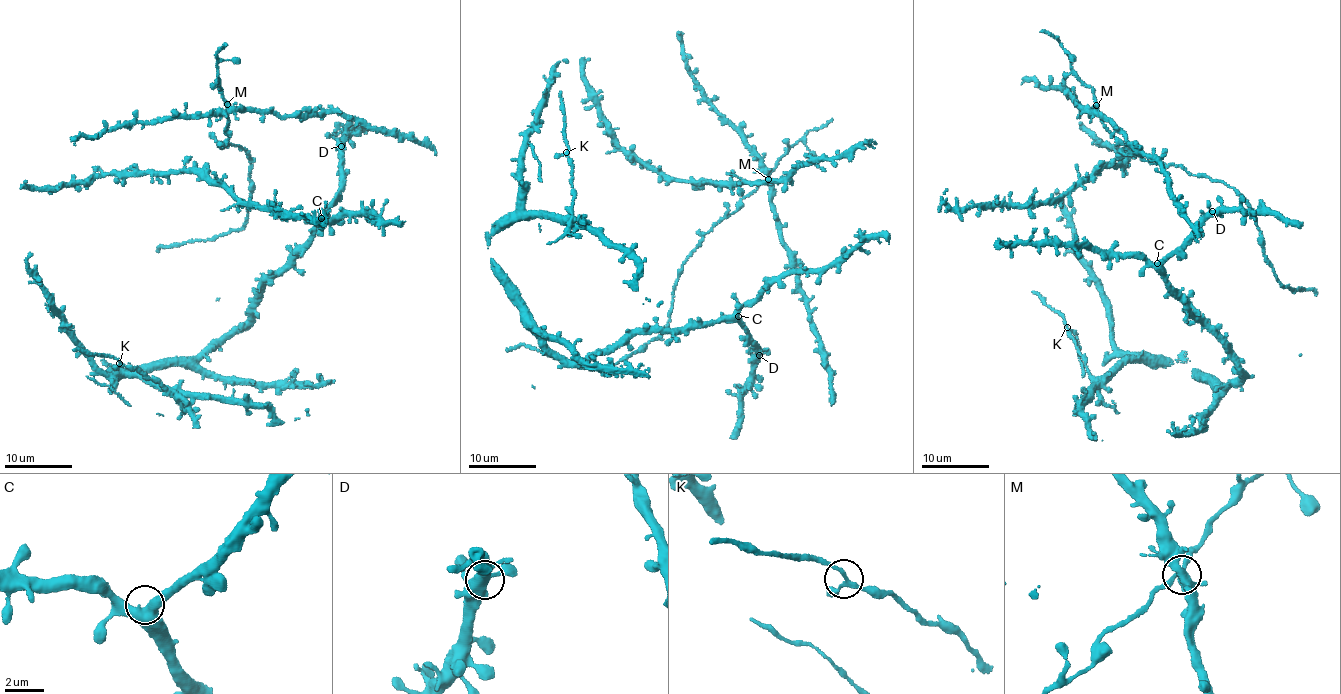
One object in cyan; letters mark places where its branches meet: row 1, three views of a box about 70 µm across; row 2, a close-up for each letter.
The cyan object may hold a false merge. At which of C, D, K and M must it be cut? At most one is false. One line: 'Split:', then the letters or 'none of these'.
Split: M

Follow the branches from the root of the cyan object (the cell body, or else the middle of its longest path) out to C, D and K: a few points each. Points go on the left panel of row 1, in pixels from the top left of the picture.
C: (248, 319), (252, 299), (308, 242), (321, 218)
D: (248, 319), (252, 299), (310, 240), (312, 231), (332, 204), (342, 177), (341, 146)
K: (248, 319), (194, 357), (108, 368), (119, 375), (153, 379), (167, 386), (167, 393), (119, 363)

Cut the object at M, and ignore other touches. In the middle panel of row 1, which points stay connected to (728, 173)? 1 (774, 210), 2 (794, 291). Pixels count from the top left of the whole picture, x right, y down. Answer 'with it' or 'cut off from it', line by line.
1: cut off from it
2: cut off from it

